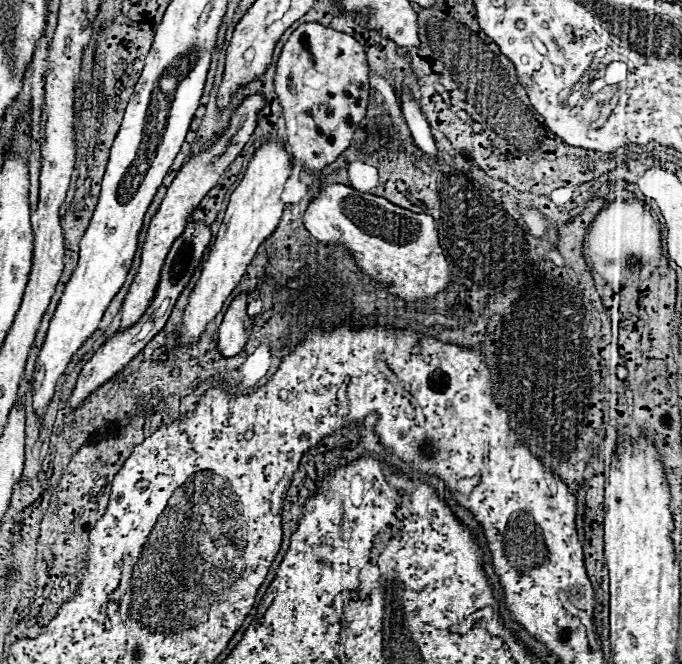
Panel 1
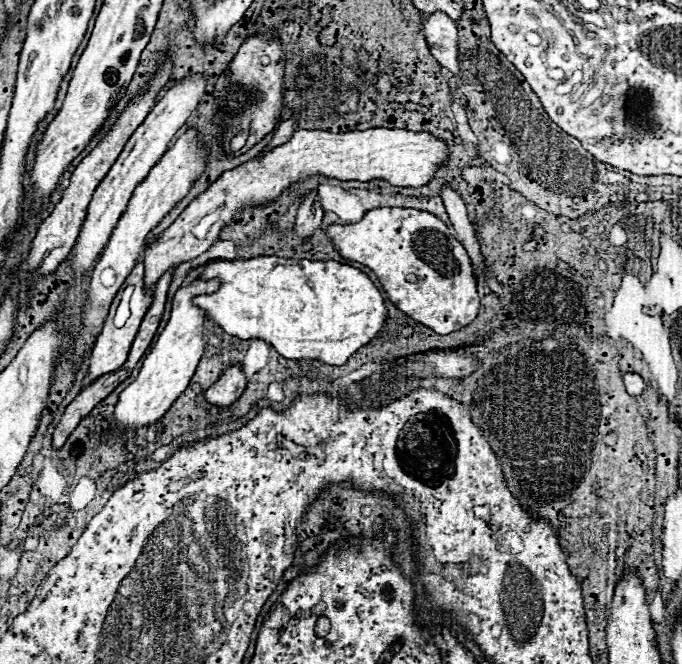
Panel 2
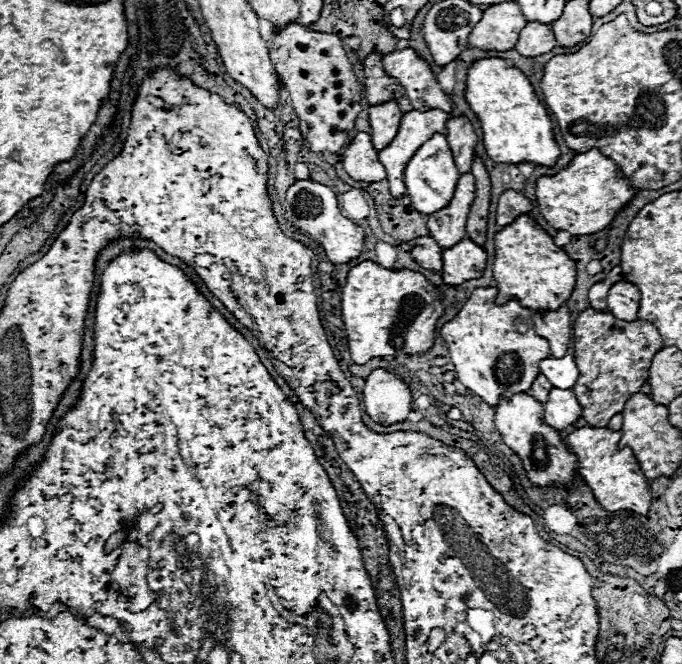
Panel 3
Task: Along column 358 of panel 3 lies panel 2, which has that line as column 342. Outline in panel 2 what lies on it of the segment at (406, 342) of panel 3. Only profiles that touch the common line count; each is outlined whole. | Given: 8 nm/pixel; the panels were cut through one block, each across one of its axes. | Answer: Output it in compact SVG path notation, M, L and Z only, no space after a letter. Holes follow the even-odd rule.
M258 256L258 258L250 258L250 260L208 260L202 268L198 268L198 278L200 280L220 280L220 286L216 292L212 294L204 294L204 296L194 296L194 304L204 308L206 314L230 336L236 336L240 340L264 340L270 346L276 348L276 352L284 358L290 360L302 360L302 358L310 358L310 360L320 360L324 364L332 364L332 366L340 366L344 364L356 350L360 350L362 346L366 346L370 340L374 340L378 336L378 332L382 332L386 318L388 318L388 310L384 304L384 298L380 294L380 290L376 288L376 284L358 268L350 266L350 264L340 264L336 260L292 260L292 258L278 258L278 256Z

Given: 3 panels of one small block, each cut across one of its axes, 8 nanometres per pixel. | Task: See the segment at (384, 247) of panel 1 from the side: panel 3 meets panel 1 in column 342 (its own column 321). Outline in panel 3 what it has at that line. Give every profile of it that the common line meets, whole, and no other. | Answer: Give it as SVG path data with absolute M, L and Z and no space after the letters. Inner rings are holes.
M296 180L286 192L286 218L290 224L308 232L316 242L320 242L320 246L326 250L328 260L334 264L346 264L362 254L364 230L342 214L338 196L328 186L308 180Z

